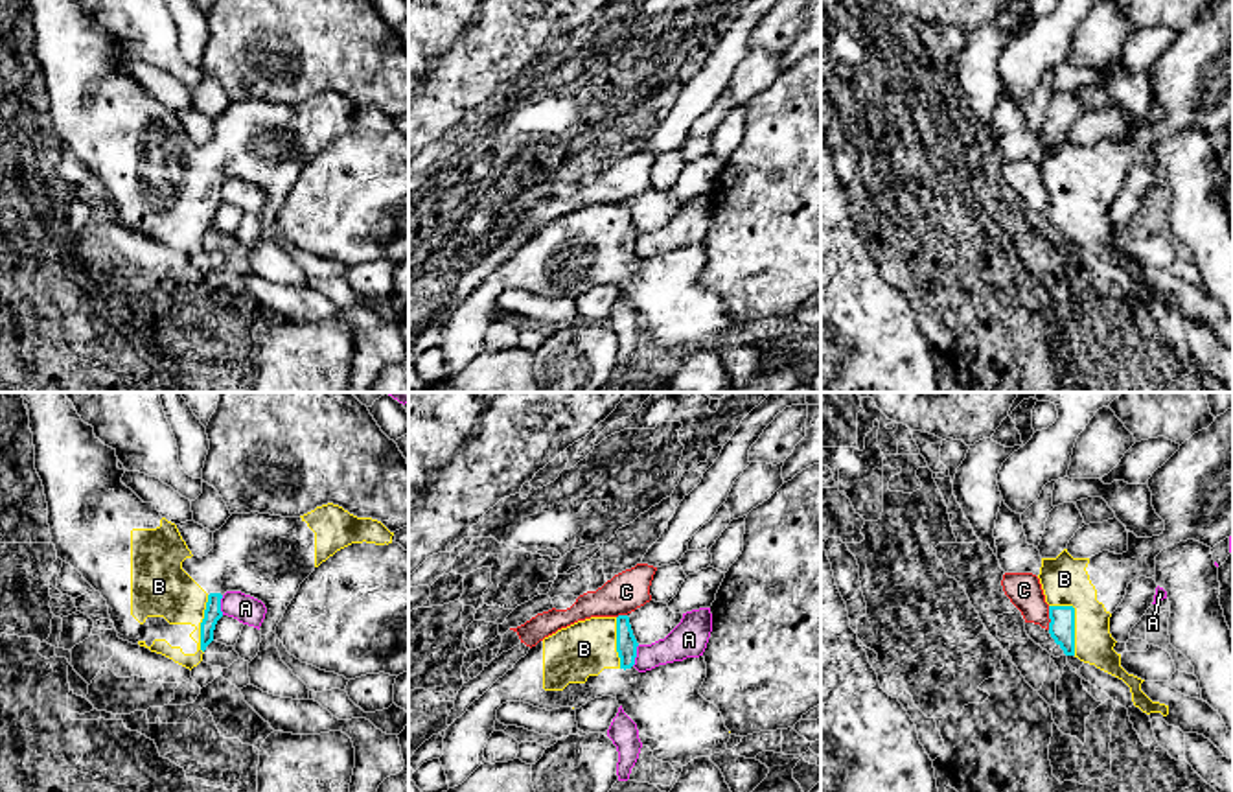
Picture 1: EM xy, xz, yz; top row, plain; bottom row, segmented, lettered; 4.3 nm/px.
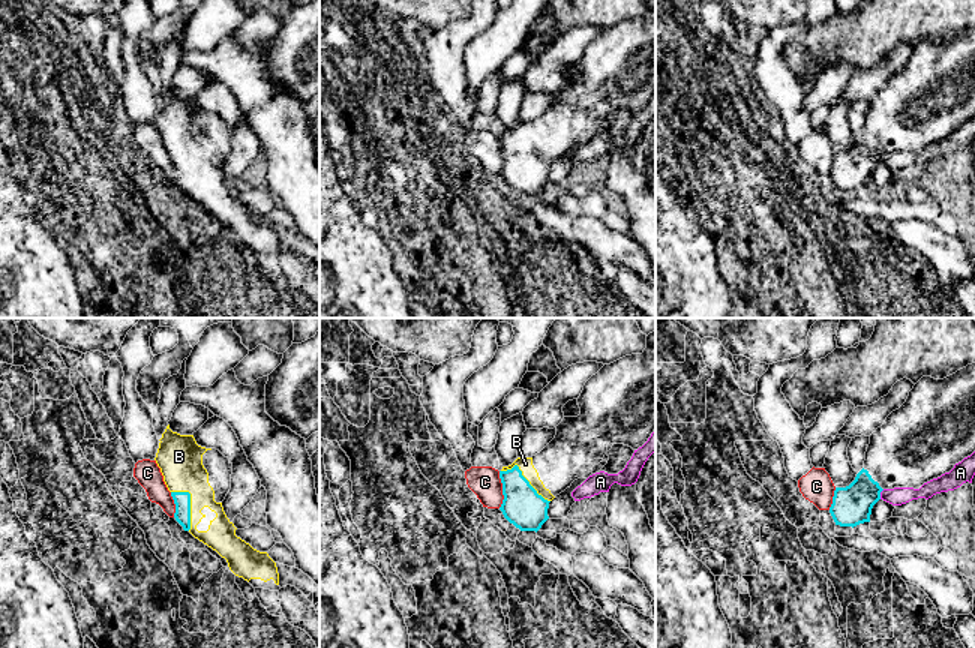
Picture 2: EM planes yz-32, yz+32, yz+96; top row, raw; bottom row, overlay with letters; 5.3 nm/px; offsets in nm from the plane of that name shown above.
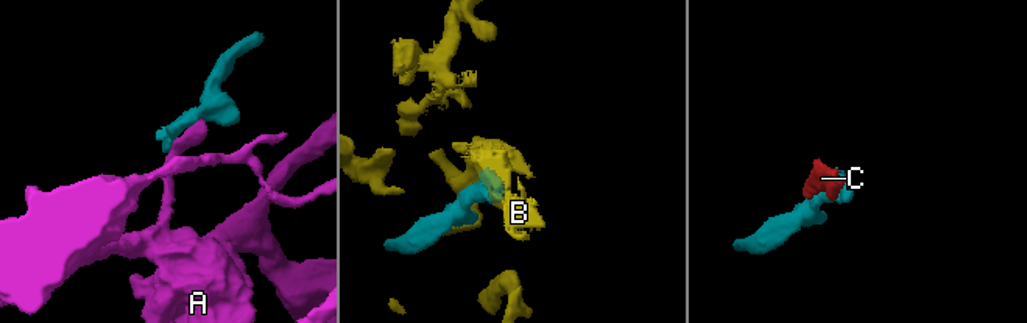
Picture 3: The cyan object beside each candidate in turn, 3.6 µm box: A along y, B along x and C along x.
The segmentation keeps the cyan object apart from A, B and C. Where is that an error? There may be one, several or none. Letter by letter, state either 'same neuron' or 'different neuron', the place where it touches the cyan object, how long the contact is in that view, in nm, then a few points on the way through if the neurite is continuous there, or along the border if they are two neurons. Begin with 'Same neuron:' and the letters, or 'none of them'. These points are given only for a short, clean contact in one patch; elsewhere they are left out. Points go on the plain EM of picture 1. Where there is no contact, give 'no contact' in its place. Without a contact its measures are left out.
Same neuron: B
A: different neuron | xz (635, 244) | 100 nm | along xz (639, 232), (632, 253)
B: same neuron | yz (1073, 207) | 260 nm
C: different neuron | yz (1049, 205) | 100 nm

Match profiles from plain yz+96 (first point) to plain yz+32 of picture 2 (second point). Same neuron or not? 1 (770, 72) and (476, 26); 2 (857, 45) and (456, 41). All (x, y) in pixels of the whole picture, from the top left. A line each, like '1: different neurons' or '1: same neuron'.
1: same neuron
2: different neurons

